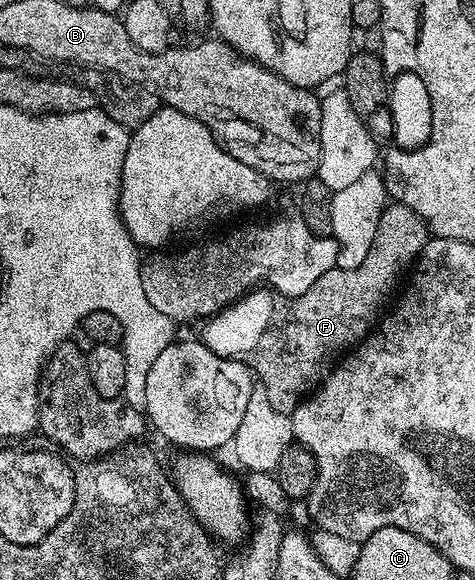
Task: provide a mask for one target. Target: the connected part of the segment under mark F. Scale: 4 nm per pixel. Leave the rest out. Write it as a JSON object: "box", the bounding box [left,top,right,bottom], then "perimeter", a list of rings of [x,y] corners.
{"box":[254,202,429,417],"perimeter":[[[402,202],[389,203],[378,222],[374,242],[368,253],[362,258],[362,262],[353,268],[335,267],[326,270],[326,274],[322,274],[322,278],[318,278],[318,282],[314,282],[314,286],[310,286],[310,290],[306,290],[306,294],[295,296],[294,302],[281,311],[279,324],[266,331],[254,351],[254,359],[256,358],[256,364],[254,363],[255,379],[258,381],[259,387],[266,390],[266,398],[270,398],[270,406],[274,406],[274,410],[278,410],[278,414],[291,417],[292,411],[309,394],[315,393],[319,389],[341,357],[355,348],[373,331],[372,323],[376,319],[376,323],[381,319],[382,313],[389,307],[393,297],[397,295],[396,279],[399,276],[407,277],[409,275],[410,269],[419,260],[420,252],[428,245],[429,239],[428,225],[420,215],[414,210],[410,210],[410,206],[406,206]]]}

